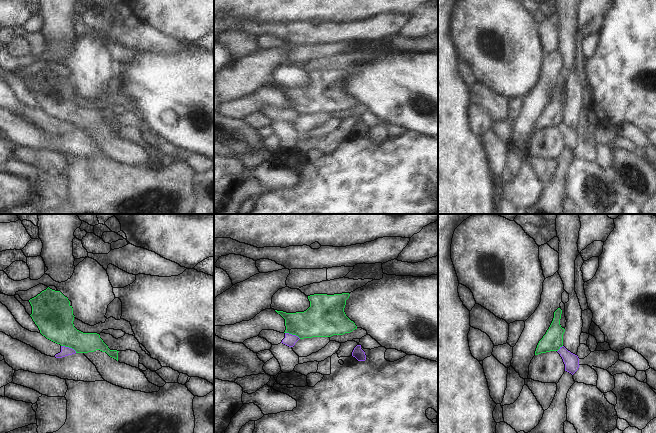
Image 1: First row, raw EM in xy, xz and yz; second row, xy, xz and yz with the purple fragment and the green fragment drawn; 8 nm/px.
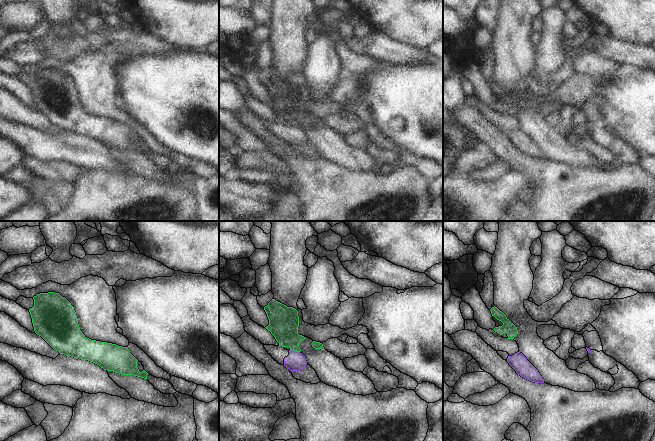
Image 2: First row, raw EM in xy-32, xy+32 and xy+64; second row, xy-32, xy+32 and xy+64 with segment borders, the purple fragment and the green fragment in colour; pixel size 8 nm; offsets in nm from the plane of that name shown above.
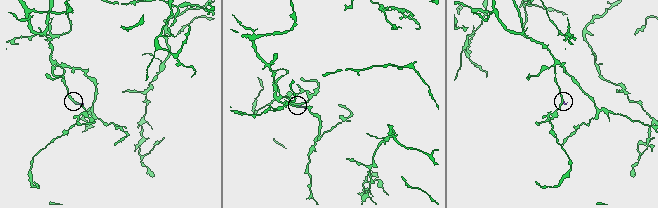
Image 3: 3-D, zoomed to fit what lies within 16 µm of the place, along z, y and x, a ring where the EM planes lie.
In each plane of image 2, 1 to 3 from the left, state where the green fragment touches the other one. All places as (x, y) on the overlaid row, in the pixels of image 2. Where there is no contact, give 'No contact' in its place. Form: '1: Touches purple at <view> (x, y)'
1: No contact
2: Touches purple at xy+32 (295, 351)
3: No contact

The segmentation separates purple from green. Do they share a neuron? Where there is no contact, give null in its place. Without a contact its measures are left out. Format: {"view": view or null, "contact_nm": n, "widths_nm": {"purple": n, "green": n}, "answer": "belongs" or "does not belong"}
{"view": "xy", "contact_nm": 140, "widths_nm": {"purple": 80, "green": 280}, "answer": "does not belong"}

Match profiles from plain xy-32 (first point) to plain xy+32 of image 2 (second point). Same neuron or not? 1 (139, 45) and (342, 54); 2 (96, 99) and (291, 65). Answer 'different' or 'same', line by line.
1: different
2: different

